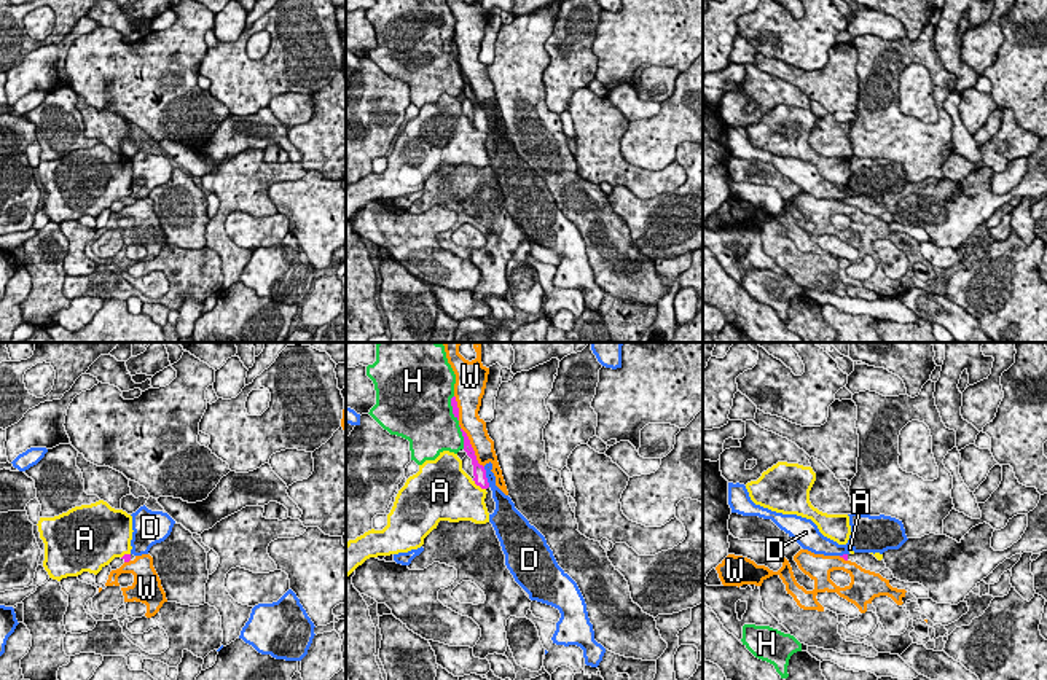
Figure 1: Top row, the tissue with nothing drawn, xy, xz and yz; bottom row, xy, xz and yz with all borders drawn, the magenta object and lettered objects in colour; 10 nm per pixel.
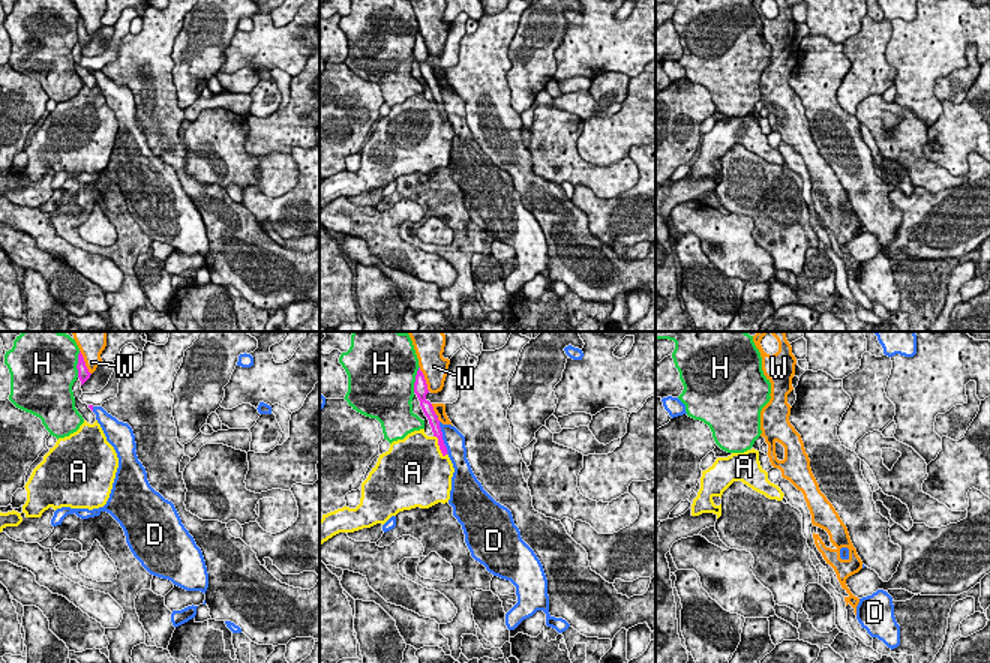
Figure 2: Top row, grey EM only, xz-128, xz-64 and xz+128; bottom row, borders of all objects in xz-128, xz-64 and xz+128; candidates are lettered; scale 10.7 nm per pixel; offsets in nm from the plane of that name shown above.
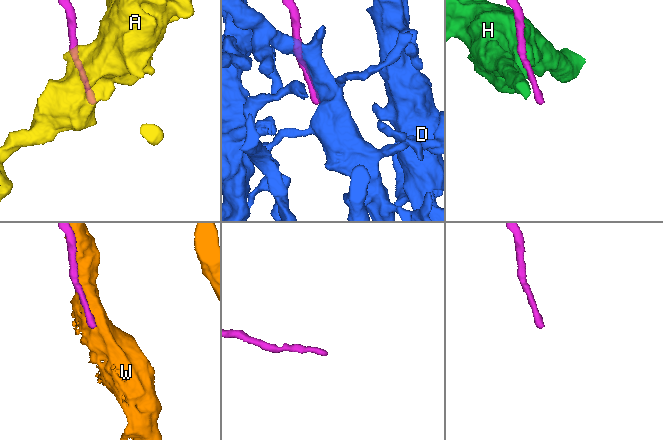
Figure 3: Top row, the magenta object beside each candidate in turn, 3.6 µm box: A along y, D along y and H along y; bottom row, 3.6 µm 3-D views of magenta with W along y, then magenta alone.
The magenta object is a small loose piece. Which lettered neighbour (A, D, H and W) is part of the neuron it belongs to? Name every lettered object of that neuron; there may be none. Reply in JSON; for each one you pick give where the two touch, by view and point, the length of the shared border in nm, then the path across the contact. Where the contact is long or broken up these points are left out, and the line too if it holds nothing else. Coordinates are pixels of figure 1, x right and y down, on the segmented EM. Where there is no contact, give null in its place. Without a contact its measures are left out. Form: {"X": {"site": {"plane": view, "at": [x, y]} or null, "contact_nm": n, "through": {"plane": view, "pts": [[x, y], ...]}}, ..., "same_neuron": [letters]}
{"same_neuron": []}

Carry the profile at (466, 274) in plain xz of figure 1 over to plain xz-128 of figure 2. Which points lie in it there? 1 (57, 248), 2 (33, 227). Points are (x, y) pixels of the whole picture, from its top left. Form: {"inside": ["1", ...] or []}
{"inside": ["1", "2"]}

